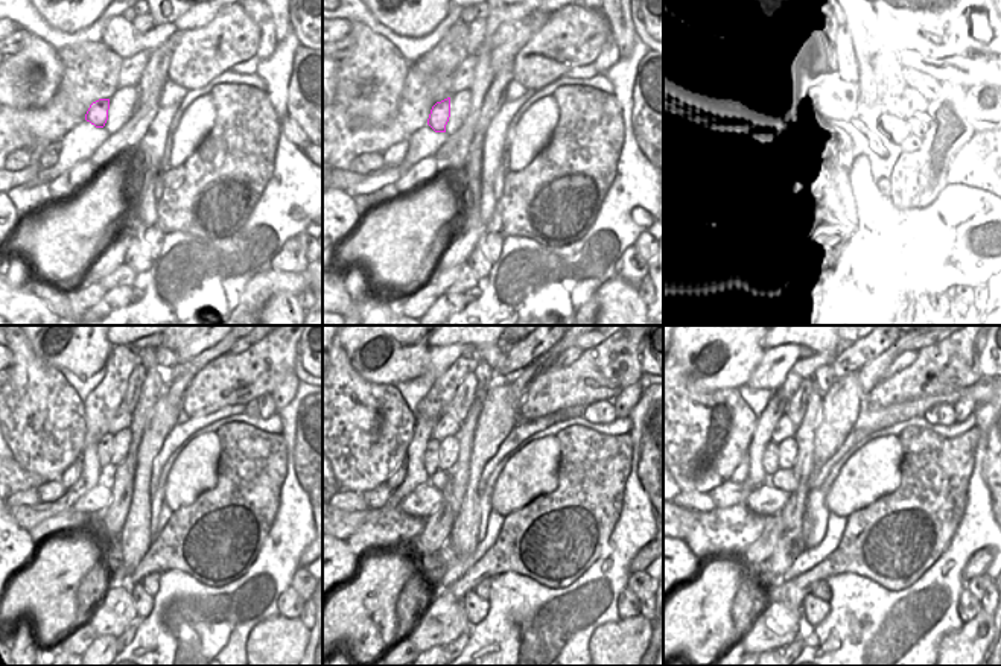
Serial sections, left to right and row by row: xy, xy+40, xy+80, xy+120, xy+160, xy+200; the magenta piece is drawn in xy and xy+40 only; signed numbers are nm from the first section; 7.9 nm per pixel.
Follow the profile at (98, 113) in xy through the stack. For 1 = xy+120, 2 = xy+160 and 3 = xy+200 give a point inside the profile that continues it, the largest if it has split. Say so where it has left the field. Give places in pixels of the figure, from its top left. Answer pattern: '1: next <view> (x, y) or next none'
1: next xy+120 (104, 446)
2: next xy+160 (431, 455)
3: next xy+200 (770, 461)

